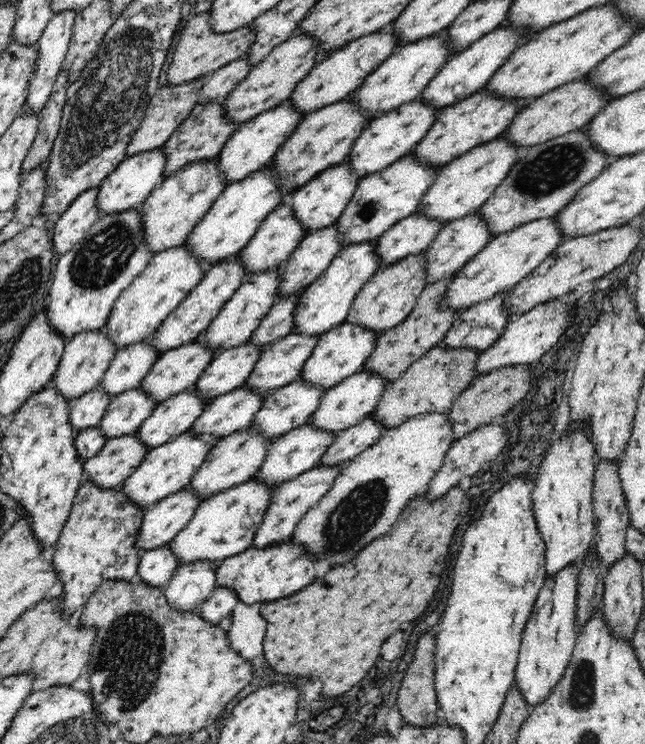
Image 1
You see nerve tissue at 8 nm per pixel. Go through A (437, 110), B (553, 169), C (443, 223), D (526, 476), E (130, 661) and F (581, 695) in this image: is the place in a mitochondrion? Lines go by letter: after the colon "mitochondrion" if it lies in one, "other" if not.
A: other
B: mitochondrion
C: other
D: other
E: mitochondrion
F: mitochondrion

